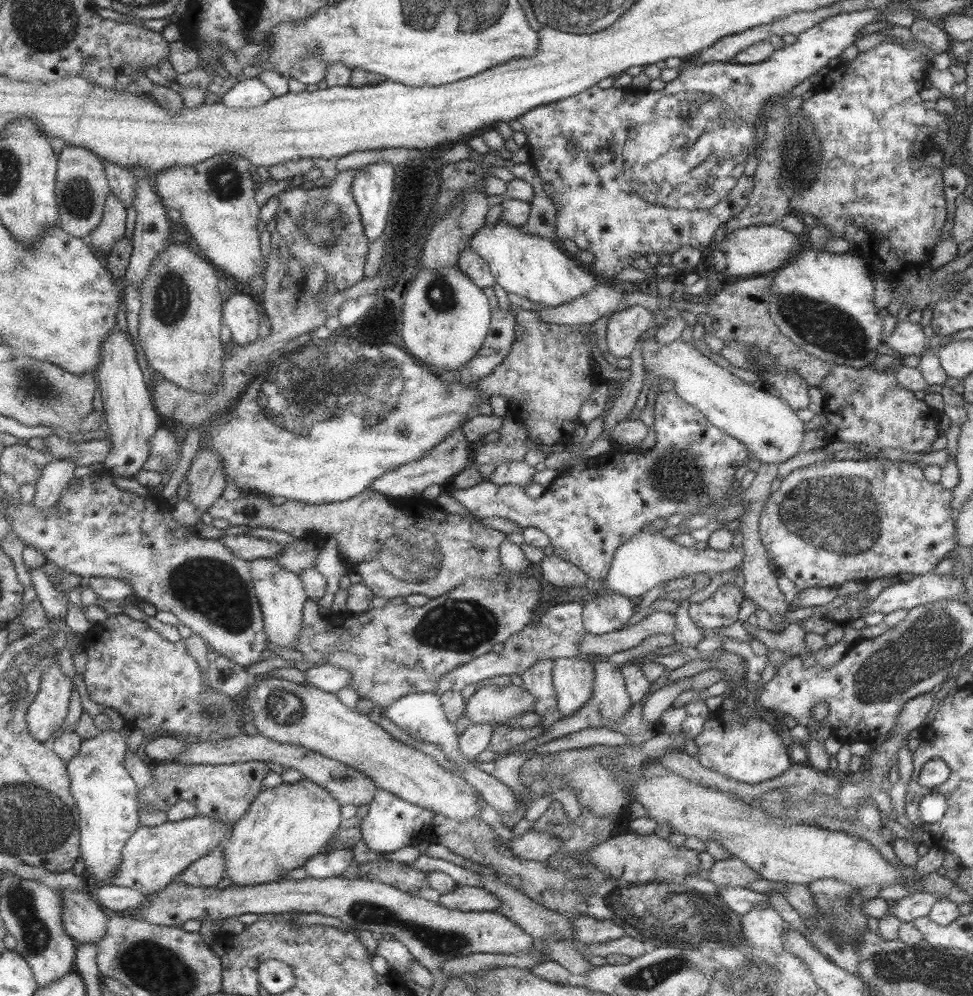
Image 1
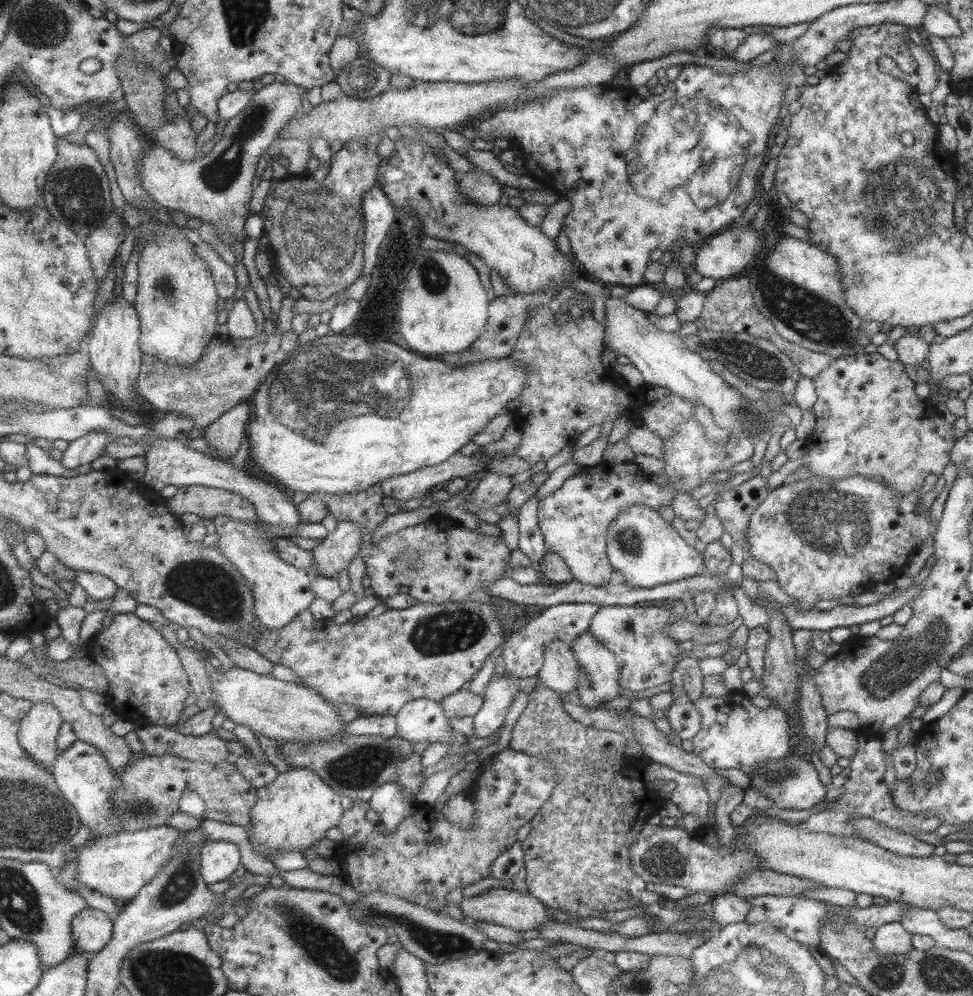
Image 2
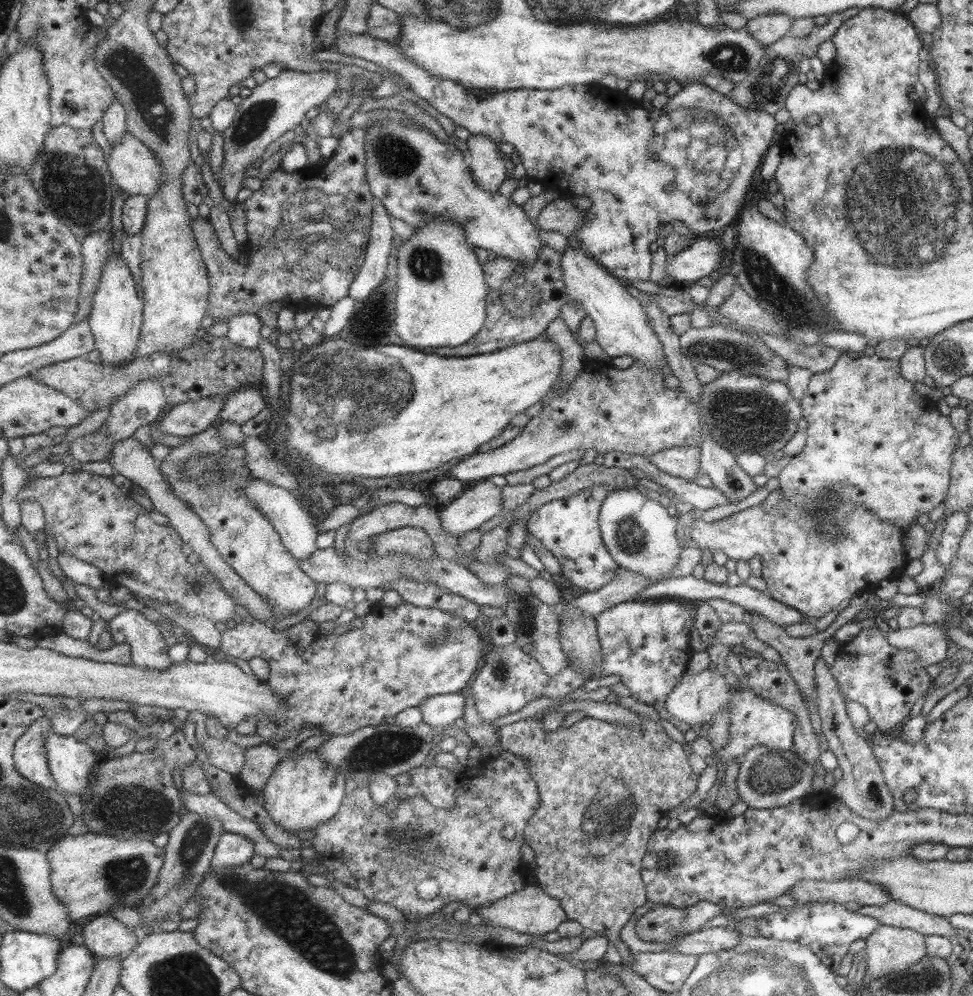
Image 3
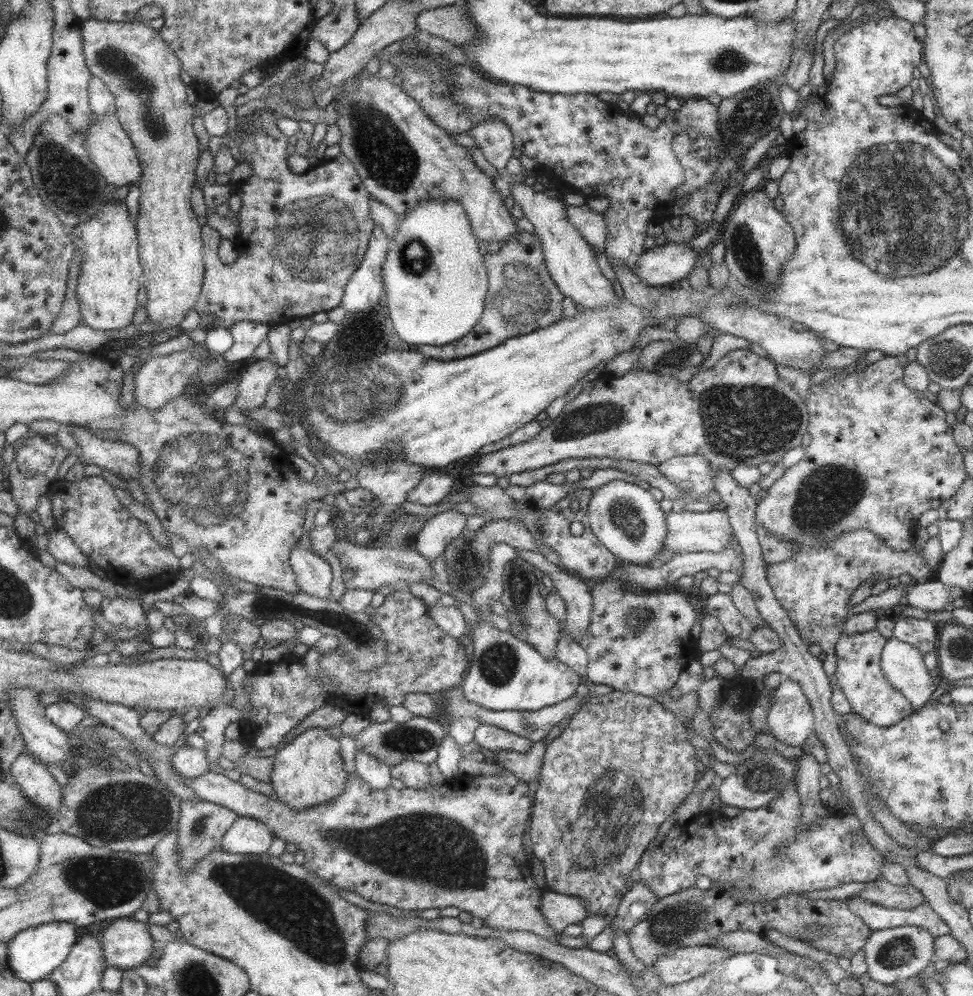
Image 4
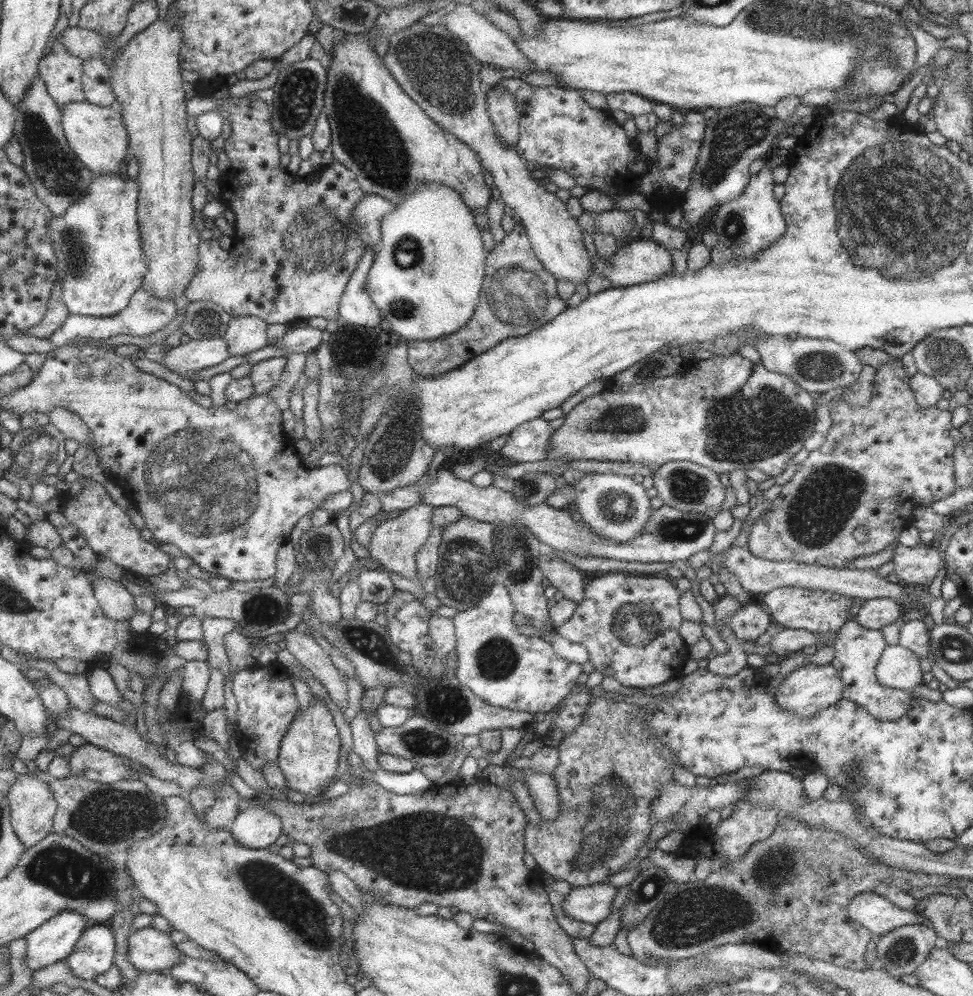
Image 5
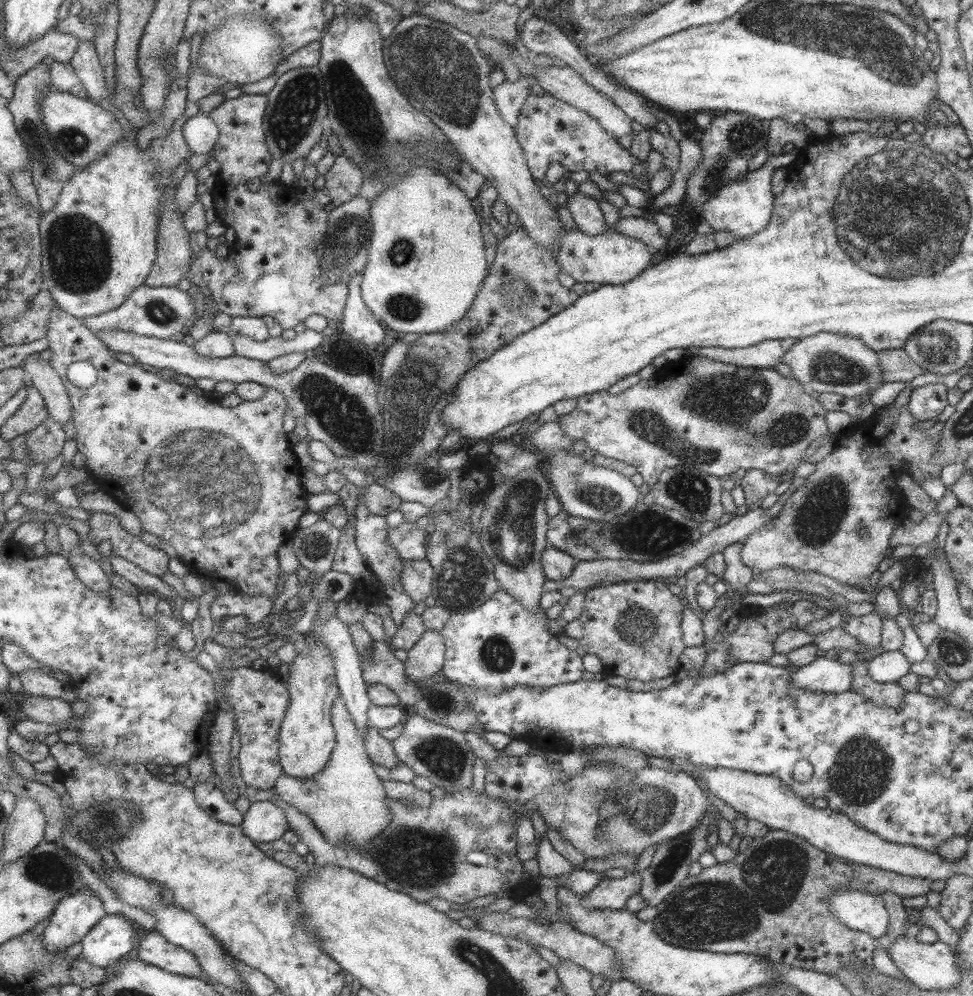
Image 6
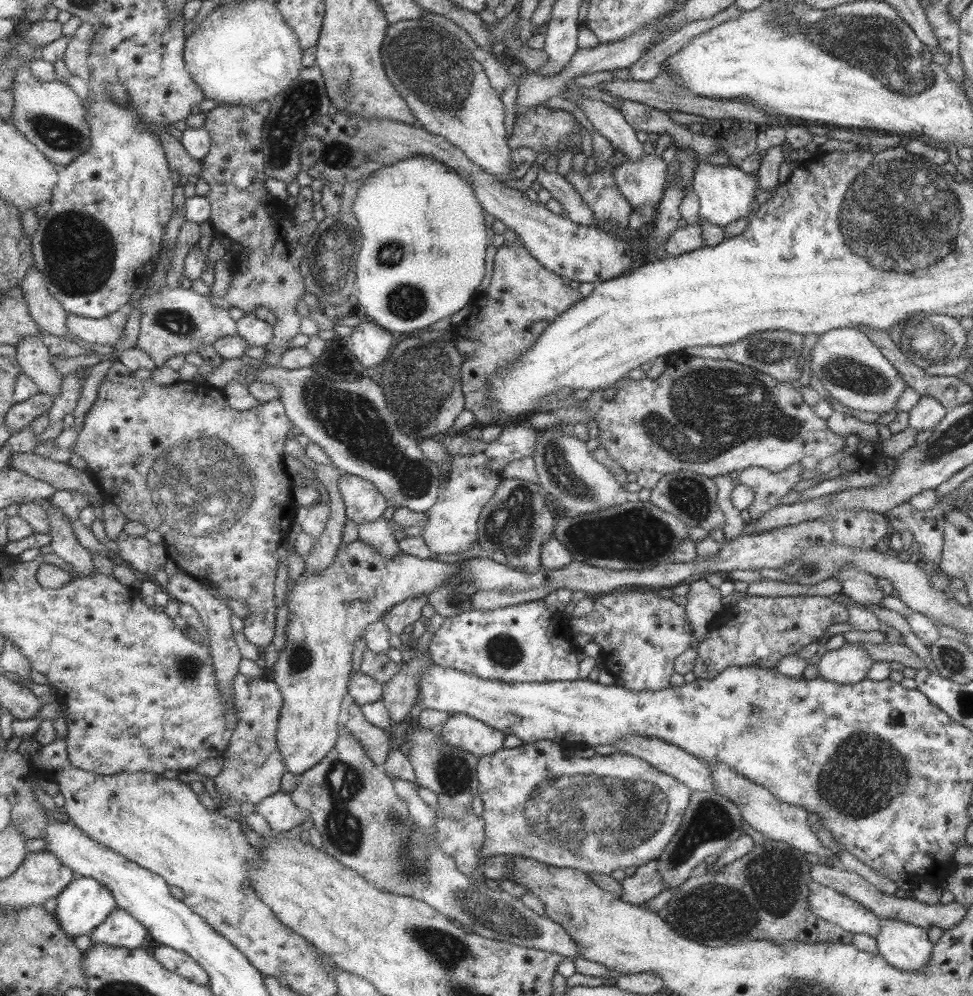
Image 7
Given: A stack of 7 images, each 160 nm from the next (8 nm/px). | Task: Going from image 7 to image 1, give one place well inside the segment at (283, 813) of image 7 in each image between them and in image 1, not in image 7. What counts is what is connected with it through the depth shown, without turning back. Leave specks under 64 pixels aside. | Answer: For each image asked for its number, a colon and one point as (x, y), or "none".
1: (207, 871)
2: (219, 860)
3: (232, 850)
4: (246, 836)
5: (254, 826)
6: (264, 821)

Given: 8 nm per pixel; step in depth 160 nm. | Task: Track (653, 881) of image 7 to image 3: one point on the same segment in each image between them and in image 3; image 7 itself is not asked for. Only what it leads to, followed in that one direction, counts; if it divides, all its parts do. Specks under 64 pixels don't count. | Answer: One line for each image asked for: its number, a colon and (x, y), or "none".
3: (530, 911)
4: (560, 910)
5: (591, 904)
6: (608, 894)

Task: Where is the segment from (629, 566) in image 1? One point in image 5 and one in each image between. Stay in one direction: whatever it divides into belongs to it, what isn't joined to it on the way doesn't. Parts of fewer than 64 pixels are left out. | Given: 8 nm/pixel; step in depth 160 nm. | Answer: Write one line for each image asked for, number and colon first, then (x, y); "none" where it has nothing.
2: (641, 546)
3: (639, 534)
4: (627, 521)
5: (615, 507)

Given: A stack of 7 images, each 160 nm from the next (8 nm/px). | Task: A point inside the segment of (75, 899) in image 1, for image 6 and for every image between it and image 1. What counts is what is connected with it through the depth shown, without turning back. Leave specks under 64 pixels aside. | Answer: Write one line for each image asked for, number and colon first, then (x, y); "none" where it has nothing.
2: (93, 930)
3: (106, 936)
4: (129, 944)
5: (150, 950)
6: (153, 948)

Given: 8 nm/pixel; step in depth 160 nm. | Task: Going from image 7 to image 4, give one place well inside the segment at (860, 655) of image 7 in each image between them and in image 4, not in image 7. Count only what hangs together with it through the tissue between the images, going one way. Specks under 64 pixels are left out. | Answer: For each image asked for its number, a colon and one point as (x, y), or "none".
4: (789, 719)
5: (812, 687)
6: (823, 675)

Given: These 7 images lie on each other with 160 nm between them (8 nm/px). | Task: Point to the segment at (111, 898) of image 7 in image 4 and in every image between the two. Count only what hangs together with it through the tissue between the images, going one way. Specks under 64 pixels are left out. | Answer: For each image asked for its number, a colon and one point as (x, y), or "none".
4: (34, 954)
5: (55, 940)
6: (76, 916)

